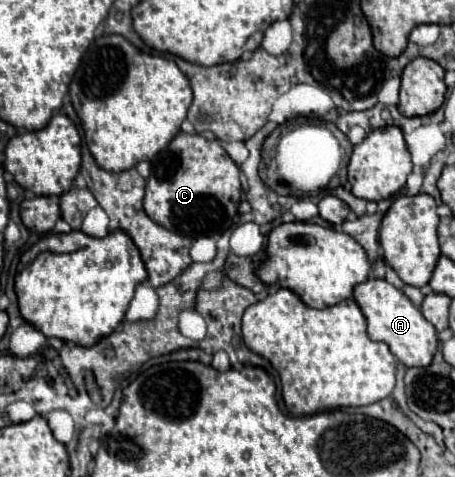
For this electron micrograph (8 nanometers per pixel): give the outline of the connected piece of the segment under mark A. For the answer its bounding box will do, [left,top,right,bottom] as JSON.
[354,278,438,366]

